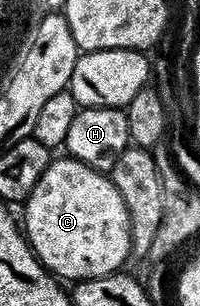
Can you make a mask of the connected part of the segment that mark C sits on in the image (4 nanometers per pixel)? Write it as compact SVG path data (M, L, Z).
M69 156L55 157L48 164L48 168L44 168L44 176L40 176L40 180L36 180L36 188L32 188L32 192L27 196L24 209L26 209L26 222L24 218L24 233L30 247L34 249L34 255L37 256L39 262L50 271L51 274L59 279L81 280L83 278L99 278L105 274L113 274L121 271L122 266L126 262L126 258L131 257L130 253L130 225L128 224L128 208L124 208L124 200L120 200L120 192L116 192L116 184L103 171L93 170L88 164L84 164L80 160Z

